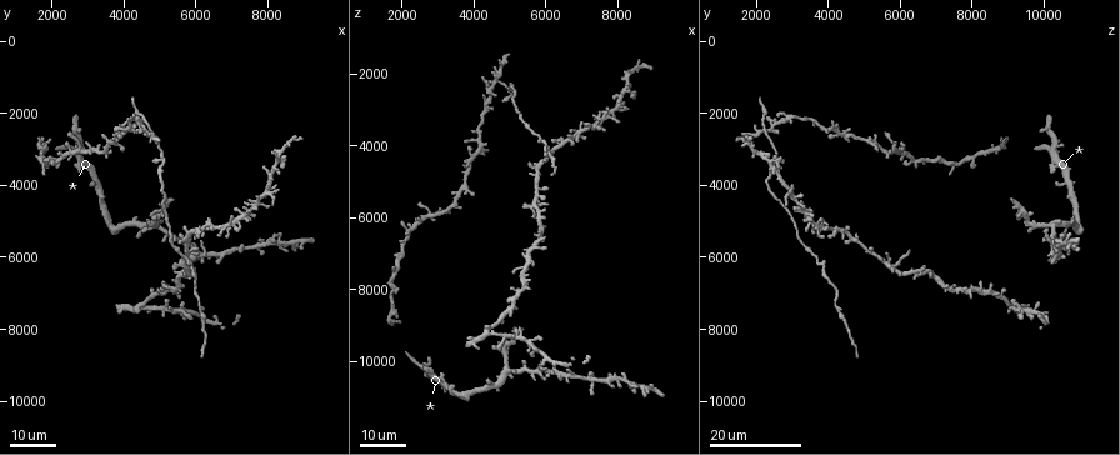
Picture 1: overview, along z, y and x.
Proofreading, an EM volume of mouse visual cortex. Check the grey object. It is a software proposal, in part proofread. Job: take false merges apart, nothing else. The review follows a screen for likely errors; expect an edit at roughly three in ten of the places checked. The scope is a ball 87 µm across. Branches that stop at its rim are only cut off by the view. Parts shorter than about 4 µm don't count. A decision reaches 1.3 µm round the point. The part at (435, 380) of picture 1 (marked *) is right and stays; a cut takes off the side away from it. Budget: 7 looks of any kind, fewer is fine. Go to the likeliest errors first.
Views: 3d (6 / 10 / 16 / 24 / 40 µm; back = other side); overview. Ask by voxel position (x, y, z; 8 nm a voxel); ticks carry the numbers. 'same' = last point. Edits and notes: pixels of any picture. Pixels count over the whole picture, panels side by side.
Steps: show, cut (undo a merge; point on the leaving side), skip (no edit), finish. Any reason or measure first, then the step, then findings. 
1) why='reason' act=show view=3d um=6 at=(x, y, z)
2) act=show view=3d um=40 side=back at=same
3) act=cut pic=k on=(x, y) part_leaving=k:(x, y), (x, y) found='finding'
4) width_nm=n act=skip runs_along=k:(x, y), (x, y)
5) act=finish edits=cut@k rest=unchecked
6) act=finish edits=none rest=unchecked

why='small branch off a trunk' act=show view=3d um=16 at=(5600, 6200, 5700)

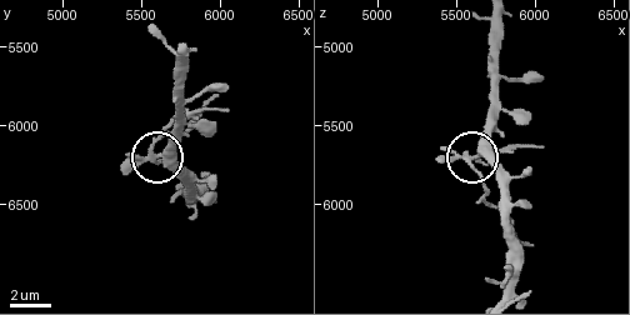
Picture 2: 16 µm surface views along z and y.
act=show view=3d um=6 at=(5620, 6200, 5680)

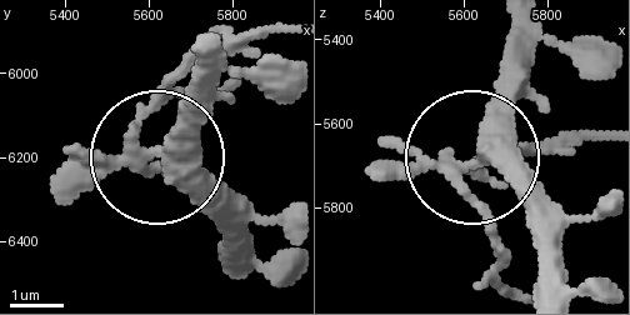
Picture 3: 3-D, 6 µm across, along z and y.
side_arm_um=7 arms=5 act=cut pic=3 on=(84, 156) found='two neurons meet here'

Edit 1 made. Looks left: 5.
why='four-way junction' act=show view=3d um=24 at=(2800, 3000, 5900)

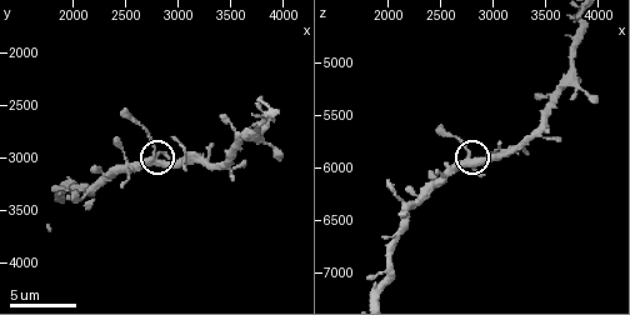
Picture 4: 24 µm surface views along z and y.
act=show view=3d um=10 at=(2780, 3040, 5900)

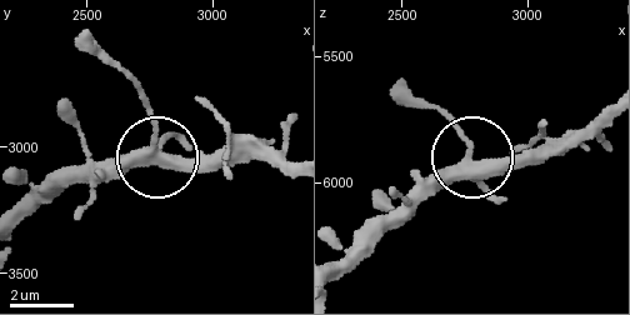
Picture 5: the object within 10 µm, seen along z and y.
width_nm=320 act=skip runs_along=5:(335, 278), (473, 156), (456, 119) found='all the same neuron'

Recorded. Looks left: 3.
act=finish edits=cut@3 rest=unchecked

